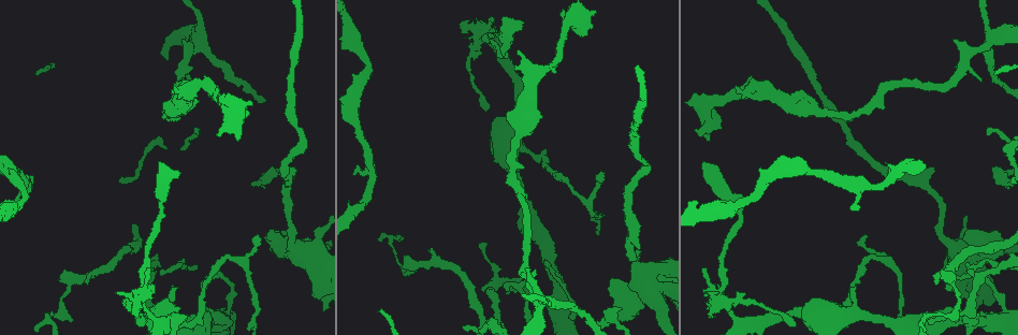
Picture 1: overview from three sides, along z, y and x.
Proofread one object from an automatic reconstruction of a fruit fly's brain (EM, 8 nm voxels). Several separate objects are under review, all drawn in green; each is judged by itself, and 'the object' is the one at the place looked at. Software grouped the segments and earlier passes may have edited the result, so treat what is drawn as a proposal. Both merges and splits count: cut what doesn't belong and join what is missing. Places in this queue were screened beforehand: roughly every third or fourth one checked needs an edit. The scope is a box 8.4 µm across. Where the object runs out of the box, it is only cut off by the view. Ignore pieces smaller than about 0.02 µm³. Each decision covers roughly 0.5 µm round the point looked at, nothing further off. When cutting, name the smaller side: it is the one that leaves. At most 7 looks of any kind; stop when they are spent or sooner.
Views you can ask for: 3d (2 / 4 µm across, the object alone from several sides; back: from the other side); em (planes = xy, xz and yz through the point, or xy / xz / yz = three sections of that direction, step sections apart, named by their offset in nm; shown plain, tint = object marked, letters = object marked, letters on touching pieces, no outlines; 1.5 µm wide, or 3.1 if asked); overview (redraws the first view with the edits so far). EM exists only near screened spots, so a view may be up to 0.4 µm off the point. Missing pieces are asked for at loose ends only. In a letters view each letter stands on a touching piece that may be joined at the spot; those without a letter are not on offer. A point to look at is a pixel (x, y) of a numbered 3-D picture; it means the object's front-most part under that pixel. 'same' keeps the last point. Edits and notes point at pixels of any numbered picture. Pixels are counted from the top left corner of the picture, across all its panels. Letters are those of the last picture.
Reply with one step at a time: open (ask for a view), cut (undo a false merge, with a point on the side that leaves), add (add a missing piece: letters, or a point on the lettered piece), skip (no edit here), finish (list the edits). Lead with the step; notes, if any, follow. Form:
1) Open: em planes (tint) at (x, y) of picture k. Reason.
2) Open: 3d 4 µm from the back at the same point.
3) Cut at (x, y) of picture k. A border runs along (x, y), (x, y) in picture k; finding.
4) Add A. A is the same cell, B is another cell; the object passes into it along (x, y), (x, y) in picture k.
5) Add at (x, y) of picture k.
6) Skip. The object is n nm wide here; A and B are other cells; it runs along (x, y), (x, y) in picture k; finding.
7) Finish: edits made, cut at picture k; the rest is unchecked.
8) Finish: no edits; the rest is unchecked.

Open: em xy step 4 (tint) at (611, 278) of picture 1. Stops while still wide.

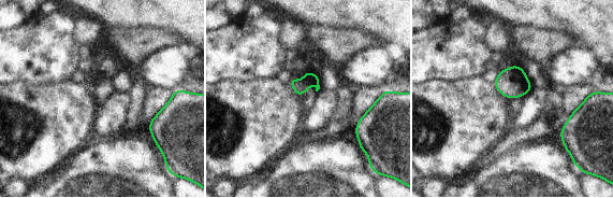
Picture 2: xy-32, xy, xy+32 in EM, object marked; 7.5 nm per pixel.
Open: em planes (letters) at the same point. Another direction.

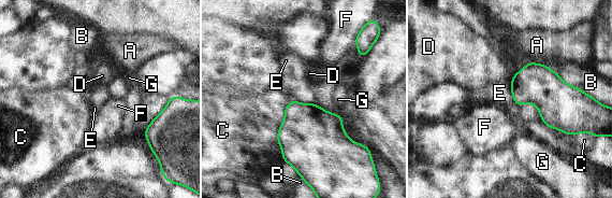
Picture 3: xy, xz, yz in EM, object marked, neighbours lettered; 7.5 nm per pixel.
Skip. The object is 220 nm wide here; the longest contact is with B, 360 nm; A, B, C, D, E, F and G are other cells; none of them fits.

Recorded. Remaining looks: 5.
Open: em xy step 4 (tint) at (854, 290) of picture 1.

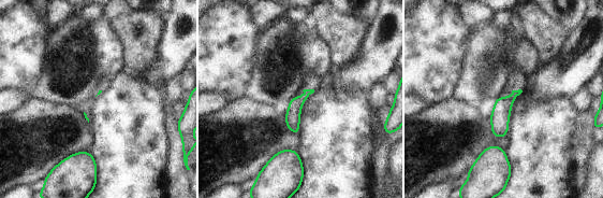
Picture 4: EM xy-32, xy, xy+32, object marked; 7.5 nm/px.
Open: em planes (letters) at the same point.

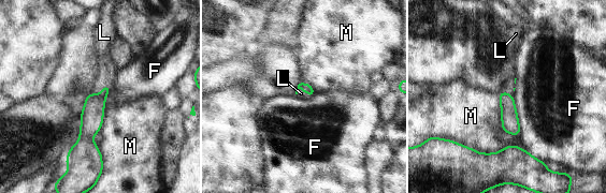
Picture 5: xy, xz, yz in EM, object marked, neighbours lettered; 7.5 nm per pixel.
Add L. L is the same cell, F and M are other cells; the object passes into it along (91, 117), (102, 90), (105, 75) in picture 5; the neuron continues.

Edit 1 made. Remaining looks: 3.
Open: em xy step 4 (tint) at (721, 297) of picture 1. Thick turns thin.

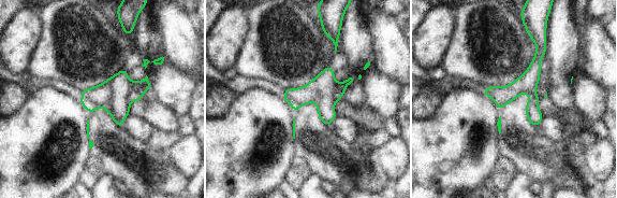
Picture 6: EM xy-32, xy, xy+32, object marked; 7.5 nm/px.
Open: em planes (tint) at the same point.

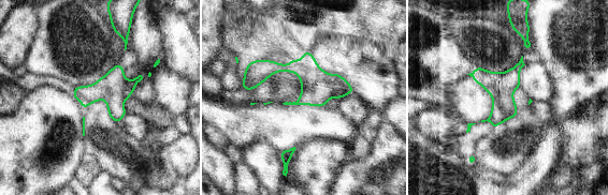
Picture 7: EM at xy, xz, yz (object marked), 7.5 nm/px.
Open: em planes (letters) at the same point.

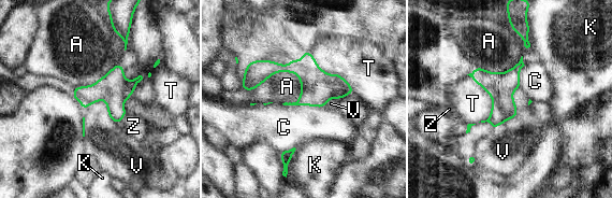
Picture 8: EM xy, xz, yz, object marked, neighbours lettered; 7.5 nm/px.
Skip. A, C, K, T, V and Z are other cells; a border runs along (520, 87), (516, 115), (492, 130) in picture 8; one neuron here.

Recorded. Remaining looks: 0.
Finish: edits made, add at picture 5; the rest is unchecked.

